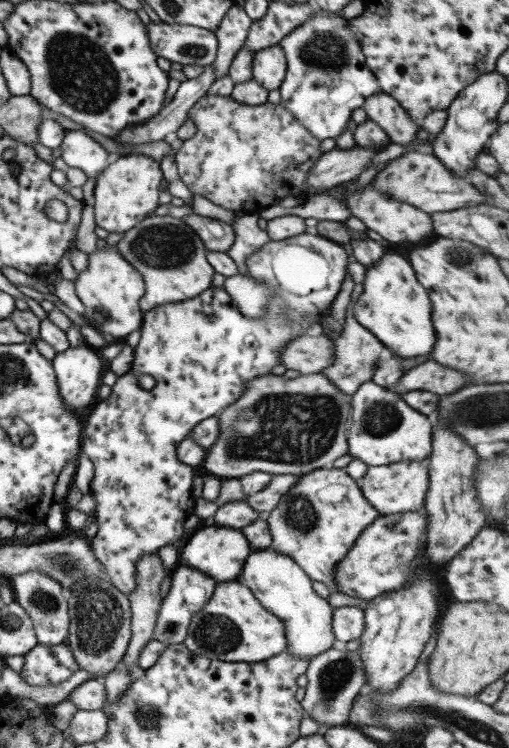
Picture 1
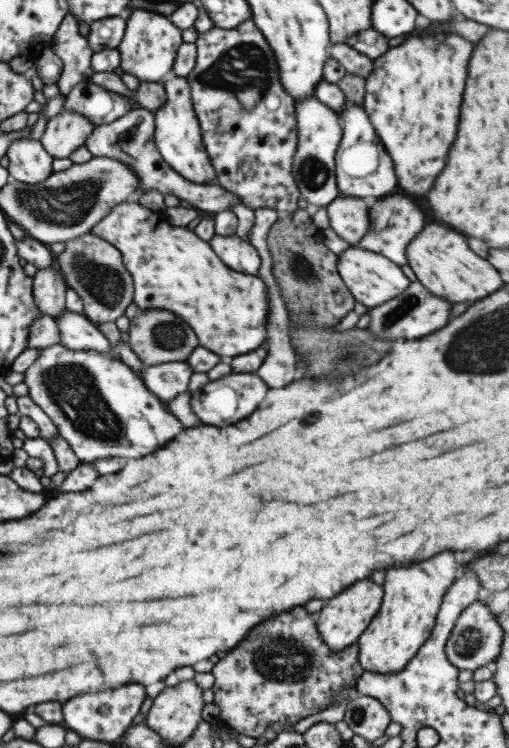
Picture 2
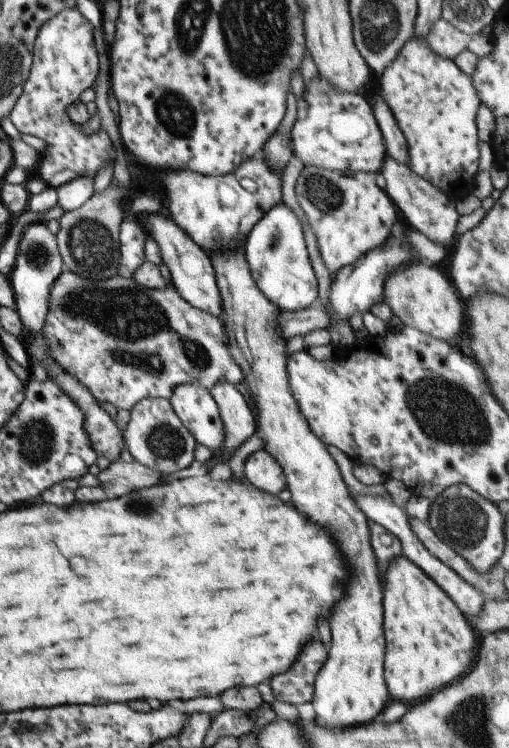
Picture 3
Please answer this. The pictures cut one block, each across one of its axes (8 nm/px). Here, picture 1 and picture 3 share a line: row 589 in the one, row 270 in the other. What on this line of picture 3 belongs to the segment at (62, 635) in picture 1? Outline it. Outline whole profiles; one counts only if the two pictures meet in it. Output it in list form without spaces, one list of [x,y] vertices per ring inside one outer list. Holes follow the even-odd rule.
[[[38,221],[27,224],[21,232],[15,264],[8,277],[15,300],[14,310],[23,328],[23,334],[19,337],[21,340],[27,341],[31,334],[42,330],[49,310],[49,288],[53,288],[53,282],[61,274],[63,266],[55,235],[49,232],[46,223]]]

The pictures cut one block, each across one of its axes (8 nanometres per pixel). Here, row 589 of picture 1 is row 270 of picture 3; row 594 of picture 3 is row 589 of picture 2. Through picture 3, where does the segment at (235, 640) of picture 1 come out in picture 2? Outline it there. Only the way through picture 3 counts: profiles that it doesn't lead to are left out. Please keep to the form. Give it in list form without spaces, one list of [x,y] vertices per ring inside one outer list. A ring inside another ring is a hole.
[[[361,580],[339,592],[317,612],[316,629],[323,642],[335,653],[343,652],[345,647],[353,644],[358,636],[365,630],[369,621],[376,616],[382,600],[382,588],[369,580]]]

